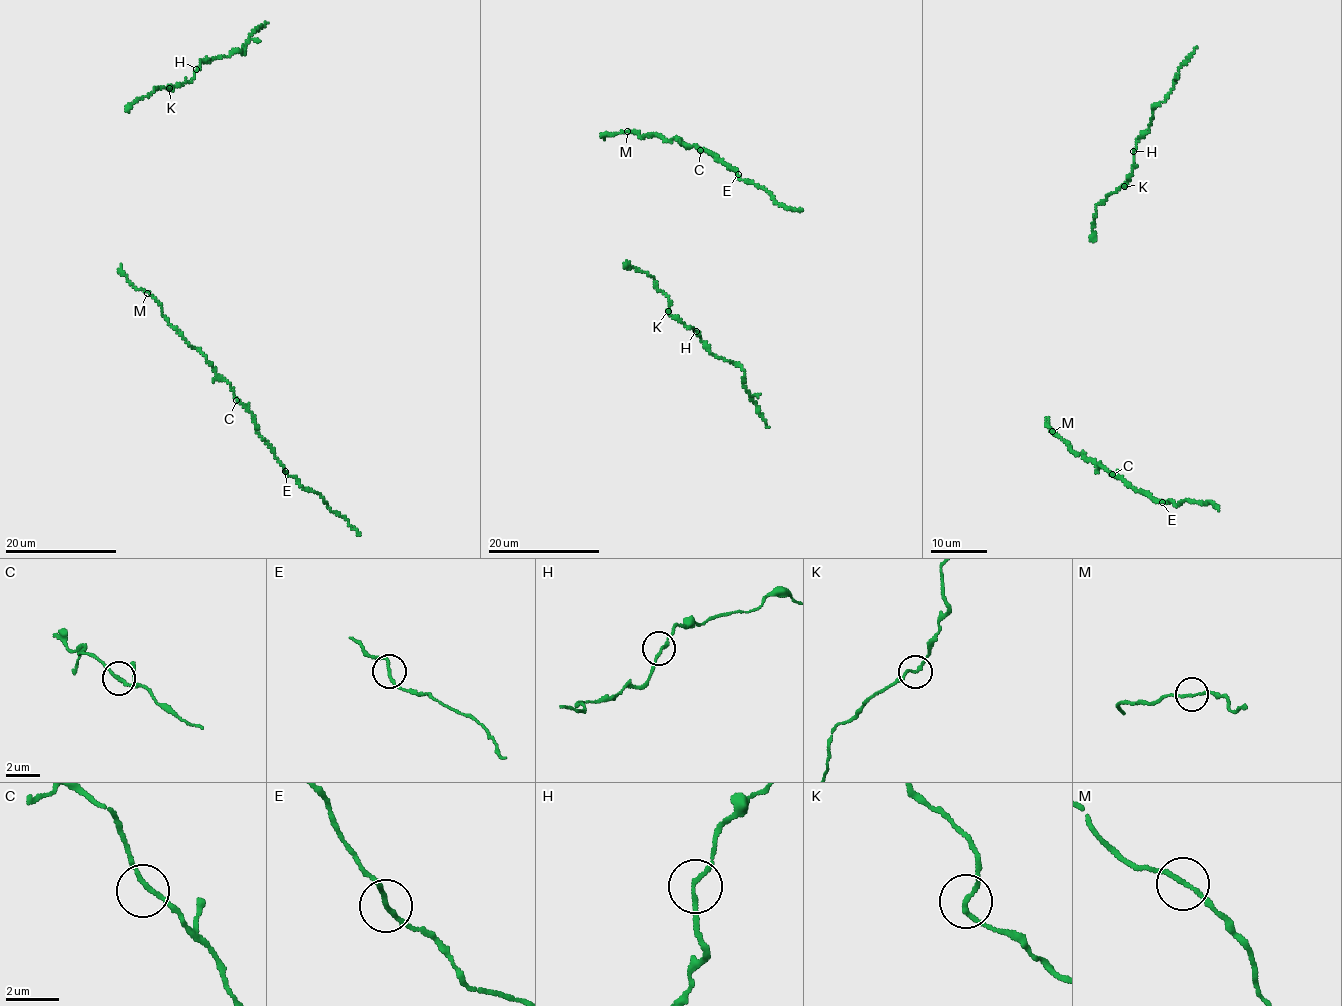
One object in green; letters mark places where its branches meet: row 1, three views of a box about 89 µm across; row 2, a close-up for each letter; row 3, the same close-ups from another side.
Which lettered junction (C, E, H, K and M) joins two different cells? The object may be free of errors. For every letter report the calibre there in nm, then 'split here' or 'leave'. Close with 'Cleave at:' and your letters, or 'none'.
C: calibre 150 nm; leave
E: calibre 150 nm; leave
H: calibre 140 nm; leave
K: calibre 150 nm; leave
M: calibre 150 nm; leave
Cleave at: none

